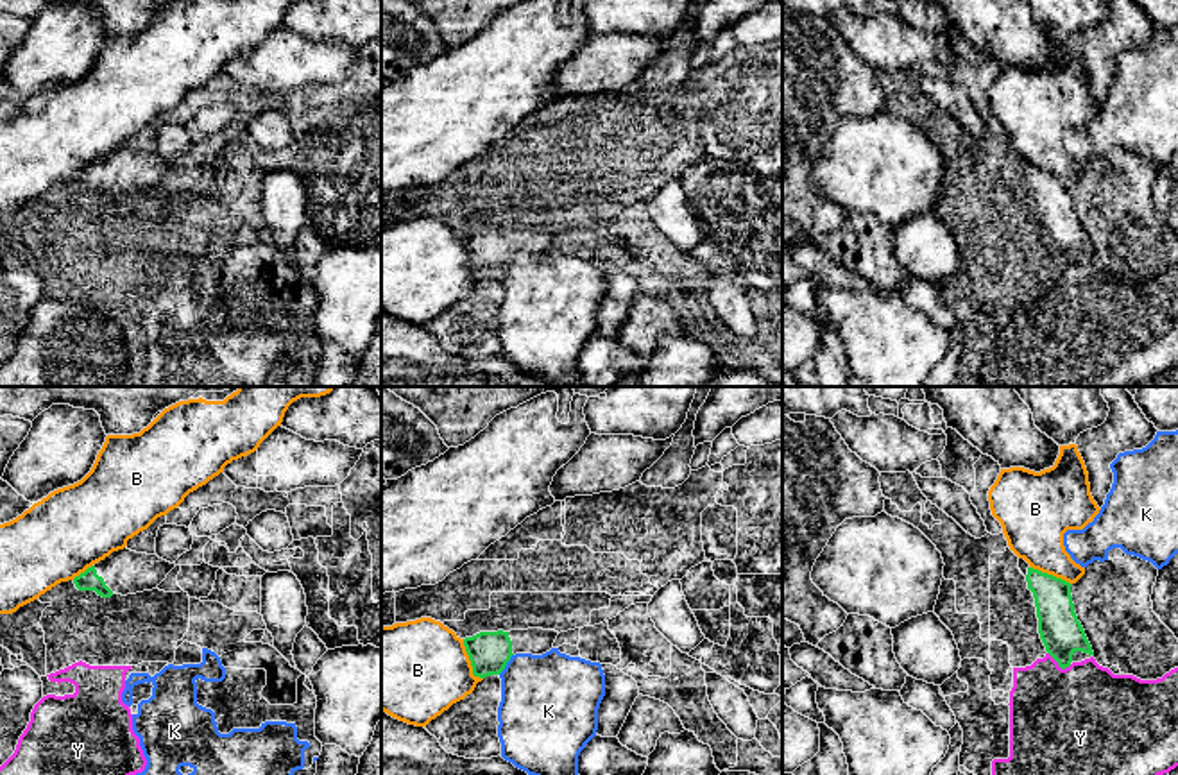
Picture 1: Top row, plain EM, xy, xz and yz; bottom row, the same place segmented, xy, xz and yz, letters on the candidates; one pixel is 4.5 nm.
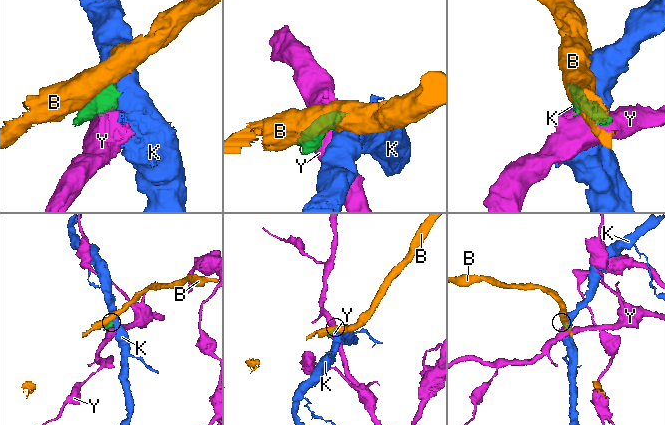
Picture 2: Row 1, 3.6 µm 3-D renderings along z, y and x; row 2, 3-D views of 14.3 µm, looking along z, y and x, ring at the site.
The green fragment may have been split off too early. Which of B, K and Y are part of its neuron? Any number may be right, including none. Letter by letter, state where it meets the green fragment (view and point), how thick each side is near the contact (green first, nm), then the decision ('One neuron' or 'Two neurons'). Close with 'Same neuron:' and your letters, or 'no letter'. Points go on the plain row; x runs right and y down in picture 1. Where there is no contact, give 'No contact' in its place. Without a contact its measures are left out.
B: Touches green at xz (469, 258). Thickness 190 nm (green) against 440 nm. Two neurons
K: Touches green at xz (505, 264). Thickness 190 nm (green) against 420 nm. Two neurons
Y: Touches green at yz (1058, 264). Thickness 190 nm (green) against 460 nm. Two neurons
Same neuron: no letter

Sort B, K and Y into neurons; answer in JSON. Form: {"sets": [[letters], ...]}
{"sets": [["B"], ["K"], ["Y"]]}

